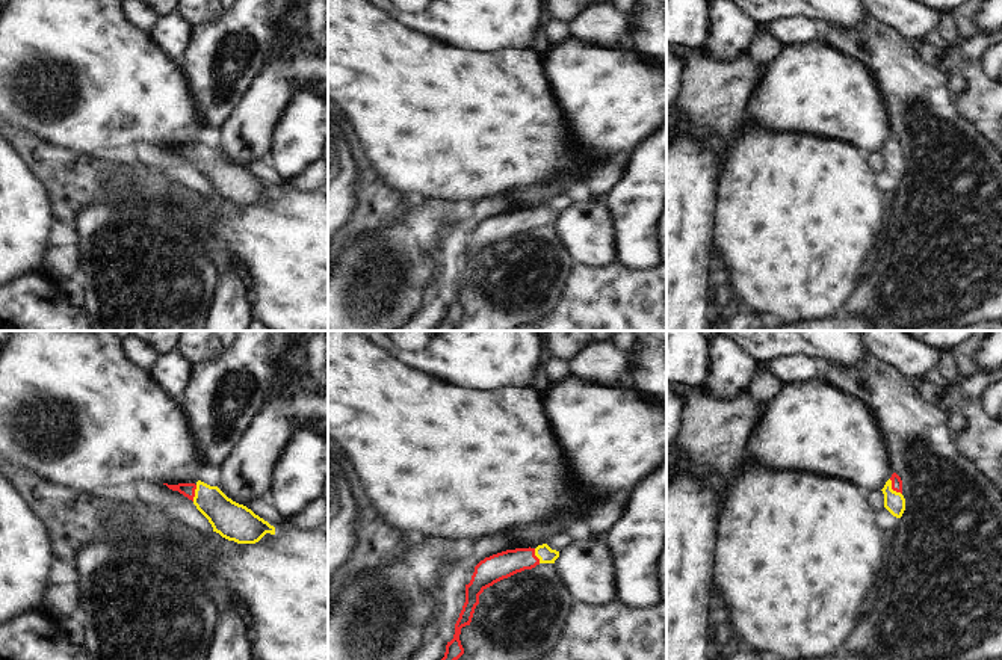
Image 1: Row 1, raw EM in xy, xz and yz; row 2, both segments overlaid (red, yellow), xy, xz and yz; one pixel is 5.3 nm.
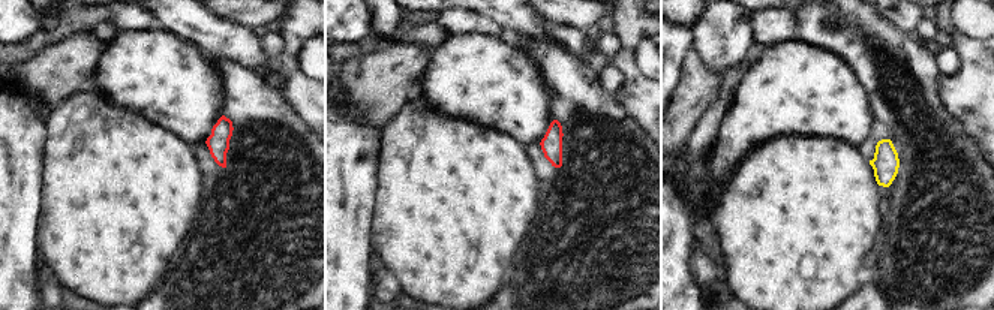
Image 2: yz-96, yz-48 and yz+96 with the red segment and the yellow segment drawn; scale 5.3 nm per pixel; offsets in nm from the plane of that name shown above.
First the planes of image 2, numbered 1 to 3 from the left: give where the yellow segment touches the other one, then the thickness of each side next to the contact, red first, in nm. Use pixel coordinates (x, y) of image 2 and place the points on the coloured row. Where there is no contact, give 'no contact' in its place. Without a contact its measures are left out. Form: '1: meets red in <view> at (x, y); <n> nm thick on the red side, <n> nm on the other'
1: no contact
2: no contact
3: no contact

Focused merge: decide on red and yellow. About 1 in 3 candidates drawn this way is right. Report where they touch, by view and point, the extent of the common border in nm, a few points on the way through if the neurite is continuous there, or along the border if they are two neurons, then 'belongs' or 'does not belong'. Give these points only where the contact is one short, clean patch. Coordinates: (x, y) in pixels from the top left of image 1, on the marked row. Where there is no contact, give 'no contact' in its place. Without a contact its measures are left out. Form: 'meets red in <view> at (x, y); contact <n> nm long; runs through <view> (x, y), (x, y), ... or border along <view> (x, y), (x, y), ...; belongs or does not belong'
meets red in yz at (892, 488); contact 110 nm long; runs through yz (896, 484), (892, 488), (893, 502); belongs

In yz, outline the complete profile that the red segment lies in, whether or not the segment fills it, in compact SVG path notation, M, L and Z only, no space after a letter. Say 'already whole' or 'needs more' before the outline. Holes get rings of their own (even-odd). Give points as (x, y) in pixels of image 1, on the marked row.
needs more; M893 473L881 489L884 494L884 507L896 518L901 518L905 510L905 498L902 495L902 480Z

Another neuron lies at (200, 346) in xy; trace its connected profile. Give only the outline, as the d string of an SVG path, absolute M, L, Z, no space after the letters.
M186 331L180 350L195 364L222 356L239 338L240 331Z

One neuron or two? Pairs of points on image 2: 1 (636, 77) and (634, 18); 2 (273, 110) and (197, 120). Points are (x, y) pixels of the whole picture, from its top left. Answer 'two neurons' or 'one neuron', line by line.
1: one neuron
2: two neurons

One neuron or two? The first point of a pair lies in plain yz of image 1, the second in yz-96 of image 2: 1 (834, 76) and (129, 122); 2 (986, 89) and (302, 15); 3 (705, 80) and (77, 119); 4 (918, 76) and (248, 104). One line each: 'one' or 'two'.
1: two
2: one
3: two
4: one

